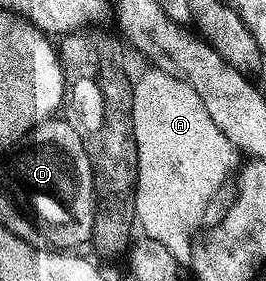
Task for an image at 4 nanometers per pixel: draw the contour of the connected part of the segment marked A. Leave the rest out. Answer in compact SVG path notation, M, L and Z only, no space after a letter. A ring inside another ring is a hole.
M154 68L148 74L136 77L131 92L131 123L137 144L137 176L135 177L135 217L137 226L146 237L152 238L180 260L190 259L193 253L191 237L200 228L210 198L233 174L231 161L237 154L236 147L221 132L206 111L201 96L180 79Z

